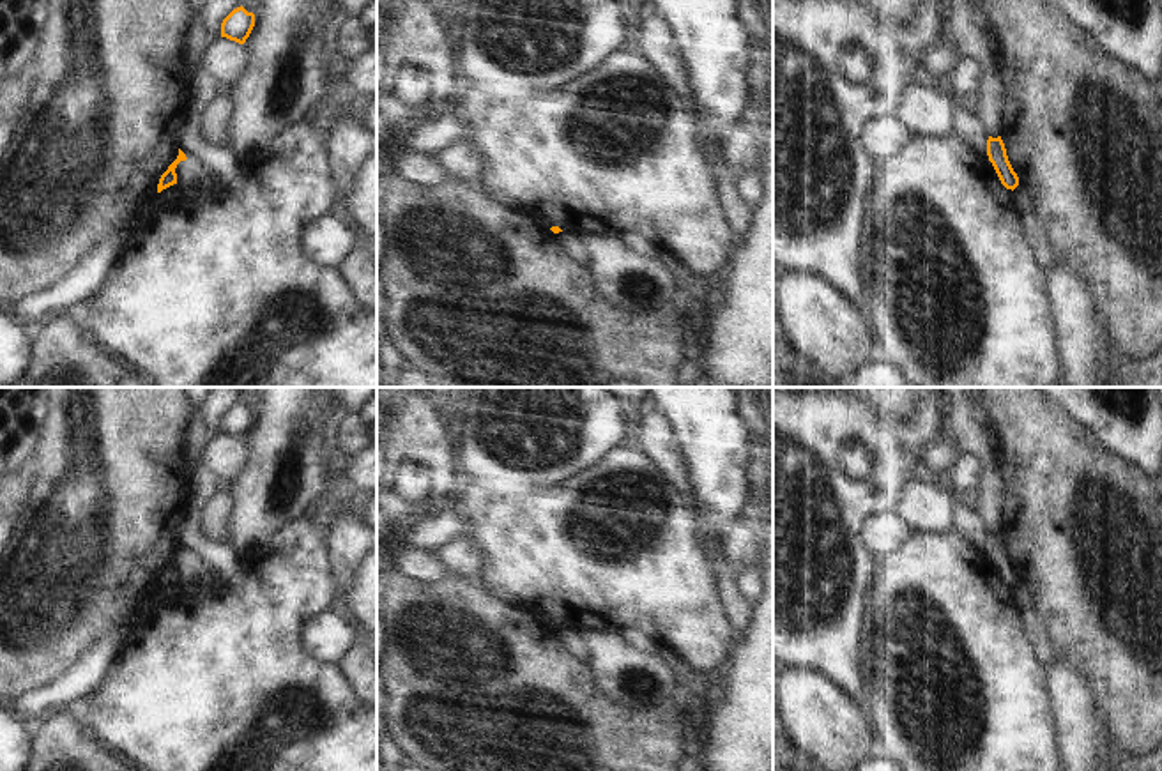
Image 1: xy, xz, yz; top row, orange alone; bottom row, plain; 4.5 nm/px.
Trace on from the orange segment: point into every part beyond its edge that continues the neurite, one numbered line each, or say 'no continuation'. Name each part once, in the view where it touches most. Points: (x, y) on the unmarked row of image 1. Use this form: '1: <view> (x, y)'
no continuation

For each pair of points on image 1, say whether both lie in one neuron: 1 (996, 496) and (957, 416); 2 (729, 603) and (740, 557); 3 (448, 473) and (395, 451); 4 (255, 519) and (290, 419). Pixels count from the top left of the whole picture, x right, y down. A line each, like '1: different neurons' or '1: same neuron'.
1: same neuron
2: different neurons
3: same neuron
4: same neuron

